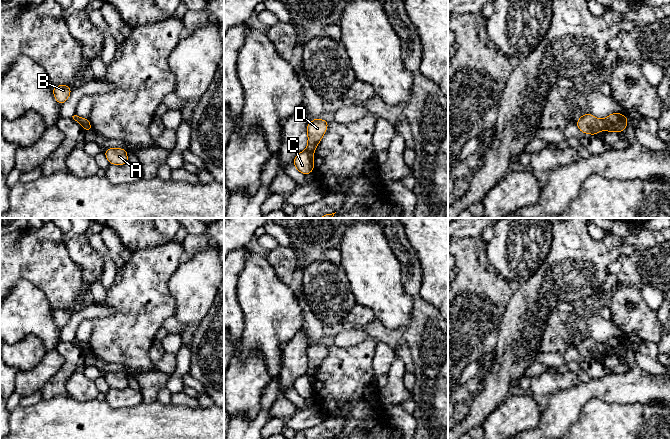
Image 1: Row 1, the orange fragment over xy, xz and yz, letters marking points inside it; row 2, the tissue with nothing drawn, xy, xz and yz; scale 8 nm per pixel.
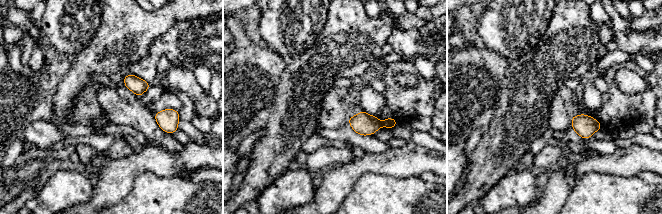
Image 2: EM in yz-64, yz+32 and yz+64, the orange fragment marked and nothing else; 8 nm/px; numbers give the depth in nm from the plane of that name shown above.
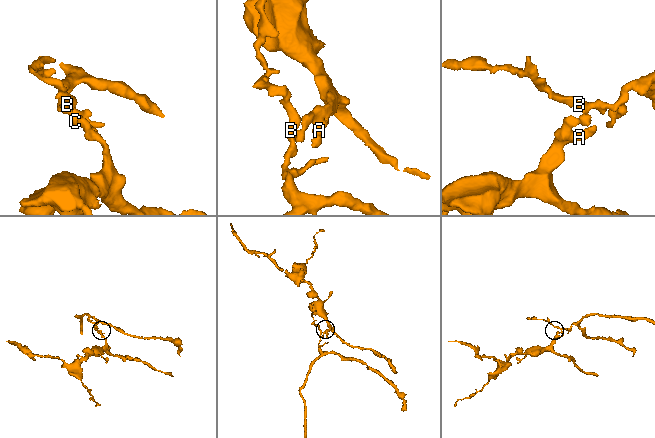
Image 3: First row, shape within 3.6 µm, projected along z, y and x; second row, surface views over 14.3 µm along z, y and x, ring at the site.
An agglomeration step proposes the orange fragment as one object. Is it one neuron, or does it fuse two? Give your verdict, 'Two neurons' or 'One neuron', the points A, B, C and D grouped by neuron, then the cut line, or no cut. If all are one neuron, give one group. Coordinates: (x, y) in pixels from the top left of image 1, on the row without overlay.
Two neurons. Groups: A D / B C. Split along yz (602, 344), (606, 353)

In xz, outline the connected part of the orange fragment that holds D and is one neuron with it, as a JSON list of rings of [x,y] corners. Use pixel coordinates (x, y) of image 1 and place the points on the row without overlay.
[[[315,342],[313,345],[309,346],[307,349],[307,359],[308,359],[308,366],[307,366],[307,373],[311,376],[314,376],[317,372],[320,364],[324,360],[325,356],[327,355],[328,346],[326,344],[321,344]]]

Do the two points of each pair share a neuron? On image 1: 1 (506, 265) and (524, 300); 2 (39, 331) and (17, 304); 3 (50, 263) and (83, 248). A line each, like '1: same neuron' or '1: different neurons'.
1: different neurons
2: same neuron
3: different neurons

